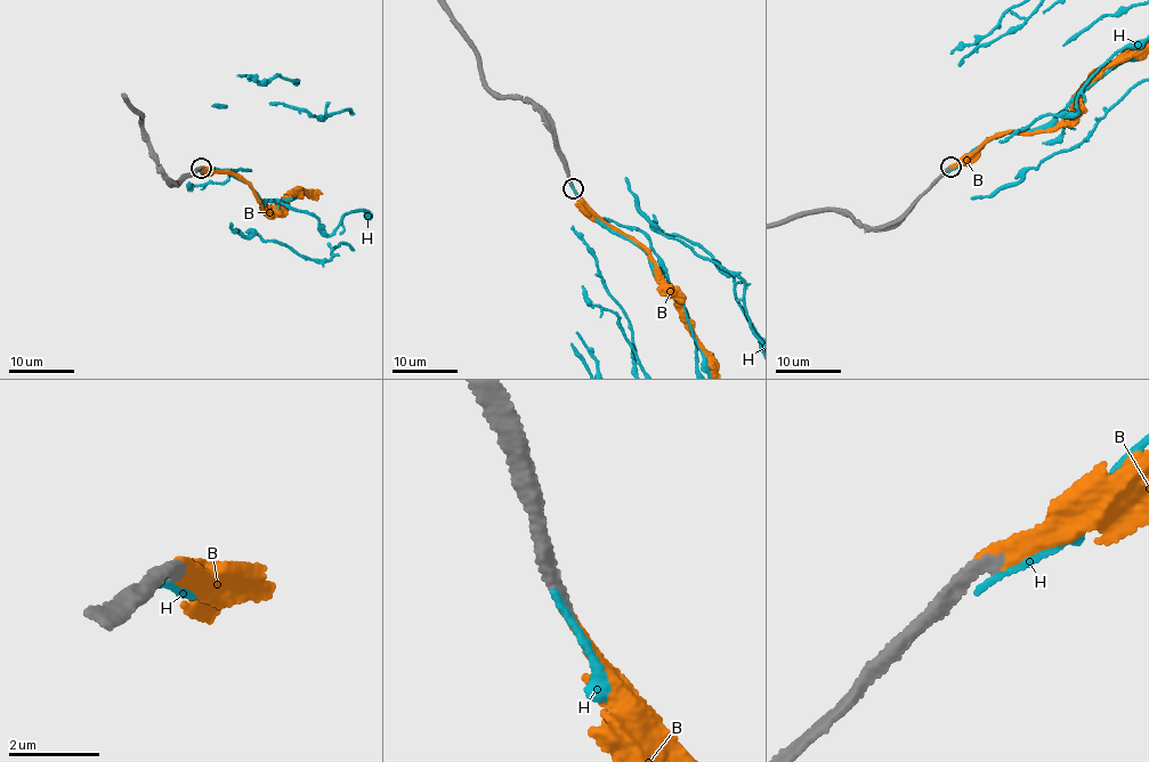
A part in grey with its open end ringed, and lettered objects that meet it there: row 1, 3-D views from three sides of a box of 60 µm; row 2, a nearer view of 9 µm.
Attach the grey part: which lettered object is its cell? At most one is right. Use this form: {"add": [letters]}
{"add": ["B"]}

